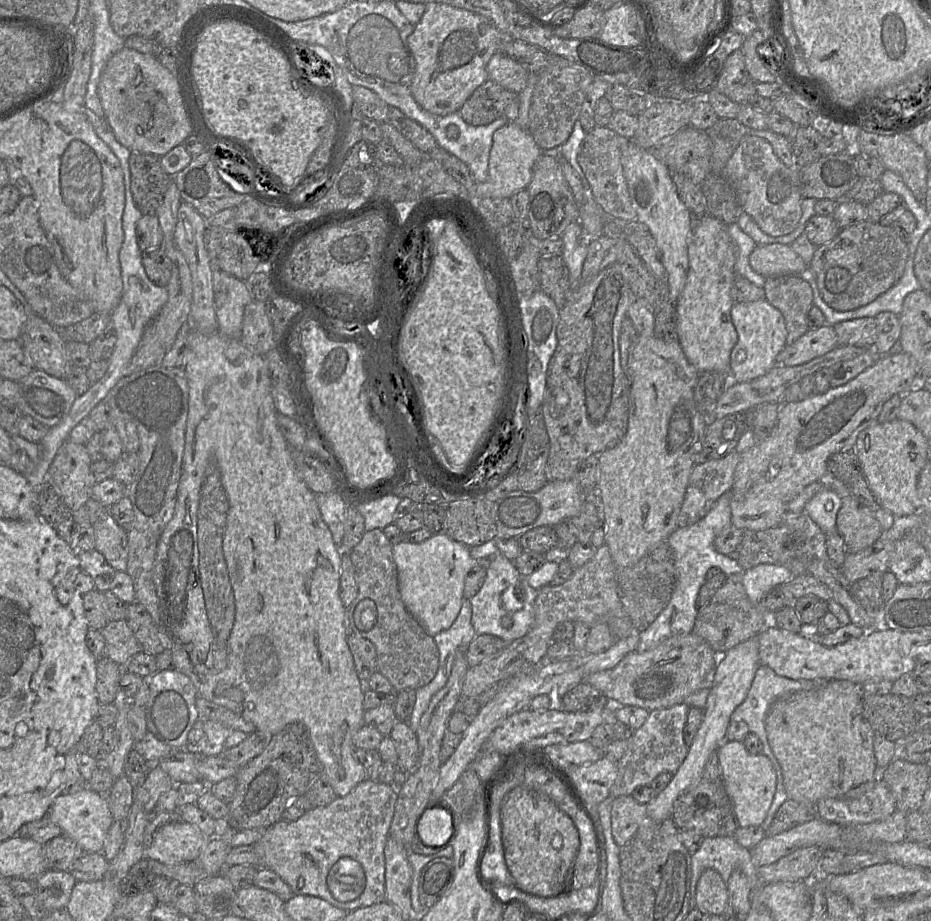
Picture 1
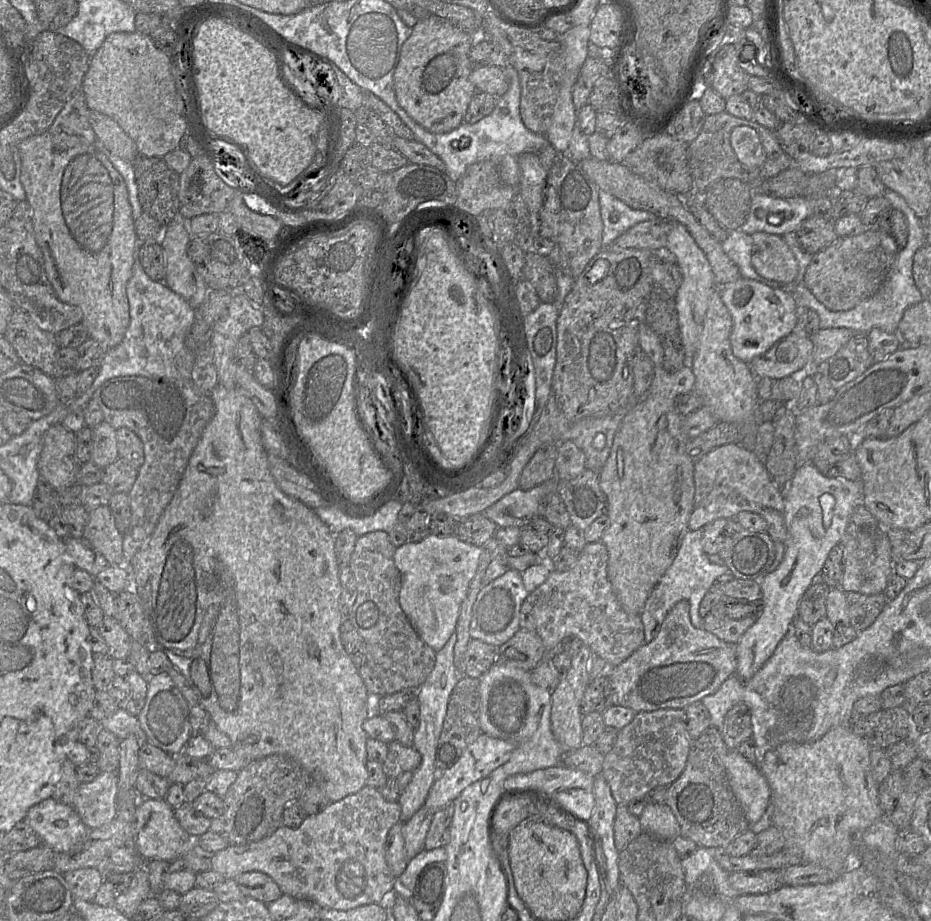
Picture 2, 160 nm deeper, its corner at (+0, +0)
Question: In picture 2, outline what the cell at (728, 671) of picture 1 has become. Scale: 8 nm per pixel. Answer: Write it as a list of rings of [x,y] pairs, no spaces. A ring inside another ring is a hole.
[[[807,462],[797,466],[784,492],[784,502],[787,538],[783,561],[774,572],[763,577],[760,584],[762,610],[759,618],[736,643],[735,675],[743,681],[750,680],[771,657],[788,633],[790,624],[797,616],[803,594],[818,579],[830,551],[848,535],[850,517],[863,504],[863,483],[826,477],[811,462]],[[823,494],[830,494],[835,500],[831,518],[826,522],[819,503]]]

